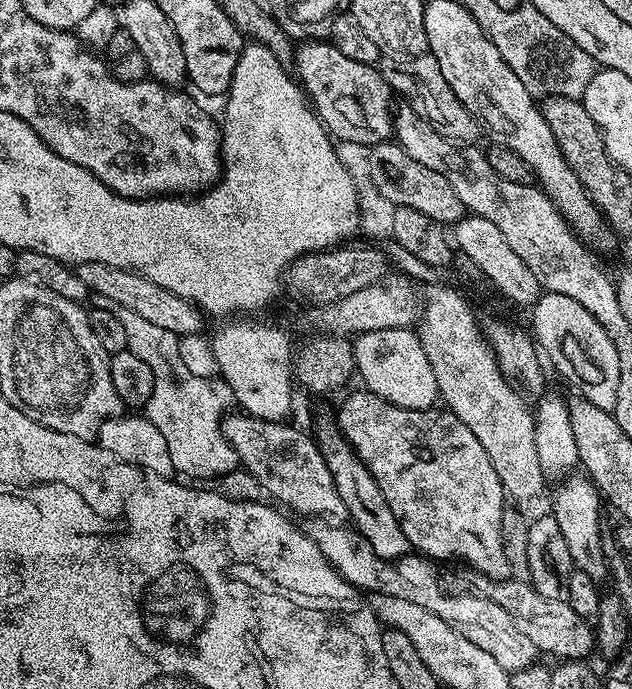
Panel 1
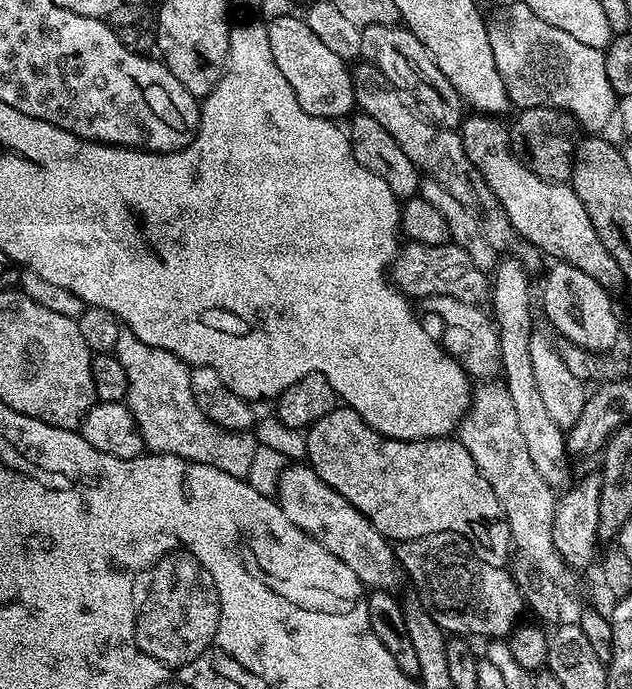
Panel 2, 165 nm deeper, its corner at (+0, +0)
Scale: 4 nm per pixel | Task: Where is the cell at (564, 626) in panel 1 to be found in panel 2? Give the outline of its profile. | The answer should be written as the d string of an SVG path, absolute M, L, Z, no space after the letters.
M456 532L426 534L422 538L399 541L394 551L397 565L407 579L408 576L412 579L412 584L420 595L417 596L419 603L423 604L444 633L465 638L473 638L472 636L504 638L517 627L521 619L520 611L525 611L526 605L518 586L512 581L511 571L507 567L495 568L490 566L490 562L482 562L482 558L476 556L470 541L465 536L459 536Z

